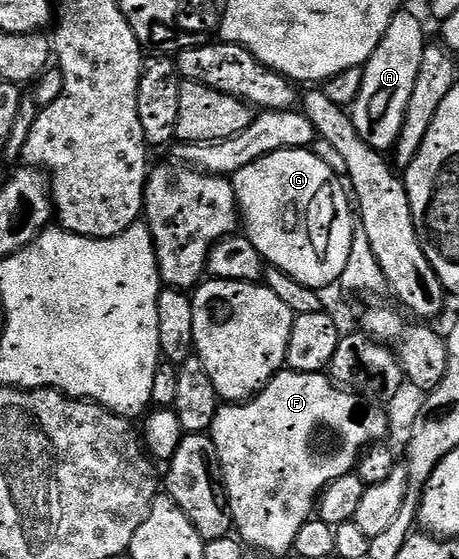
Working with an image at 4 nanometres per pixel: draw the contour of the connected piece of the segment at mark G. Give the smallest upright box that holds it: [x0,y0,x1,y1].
[231,148,355,290]

